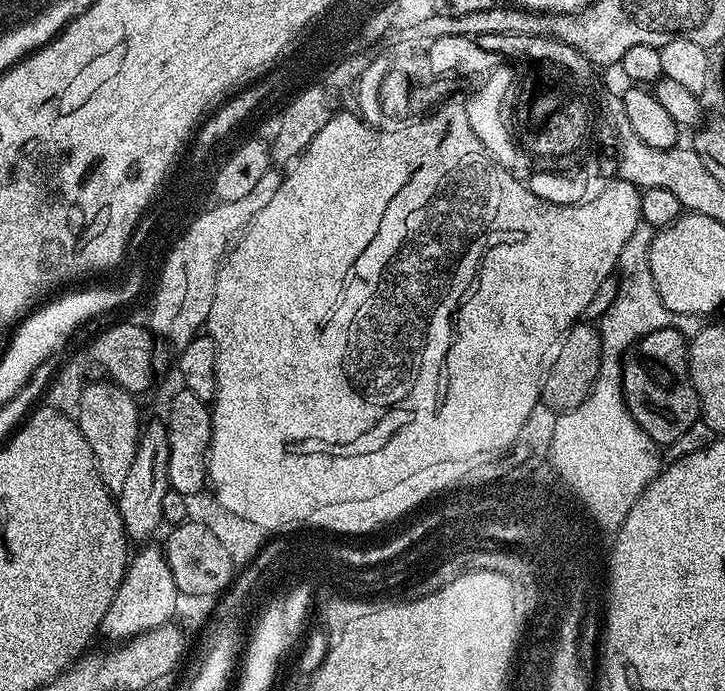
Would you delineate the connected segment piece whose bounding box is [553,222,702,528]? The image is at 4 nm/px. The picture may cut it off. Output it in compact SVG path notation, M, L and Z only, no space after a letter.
M642 222L634 230L634 234L630 234L630 238L626 238L626 246L622 246L618 265L620 285L617 298L598 321L604 366L603 372L597 376L599 383L594 383L593 386L595 396L587 397L586 402L577 408L561 411L556 418L559 423L559 427L556 429L556 441L553 444L556 463L564 472L564 477L573 484L576 491L580 492L580 496L584 496L584 500L588 500L588 508L592 508L592 512L596 512L596 520L600 520L600 524L608 524L608 528L618 524L621 517L626 518L626 514L629 513L634 502L638 502L638 498L647 490L648 483L662 470L661 449L652 441L650 434L646 434L644 430L638 429L635 424L632 424L632 420L629 420L627 412L624 411L620 400L620 372L617 367L617 356L626 354L637 340L654 330L677 328L679 332L684 333L685 337L691 338L702 327L701 317L677 316L676 313L666 310L666 302L662 302L662 298L658 298L658 286L654 286L654 274L650 274L650 246L653 235L654 228Z

